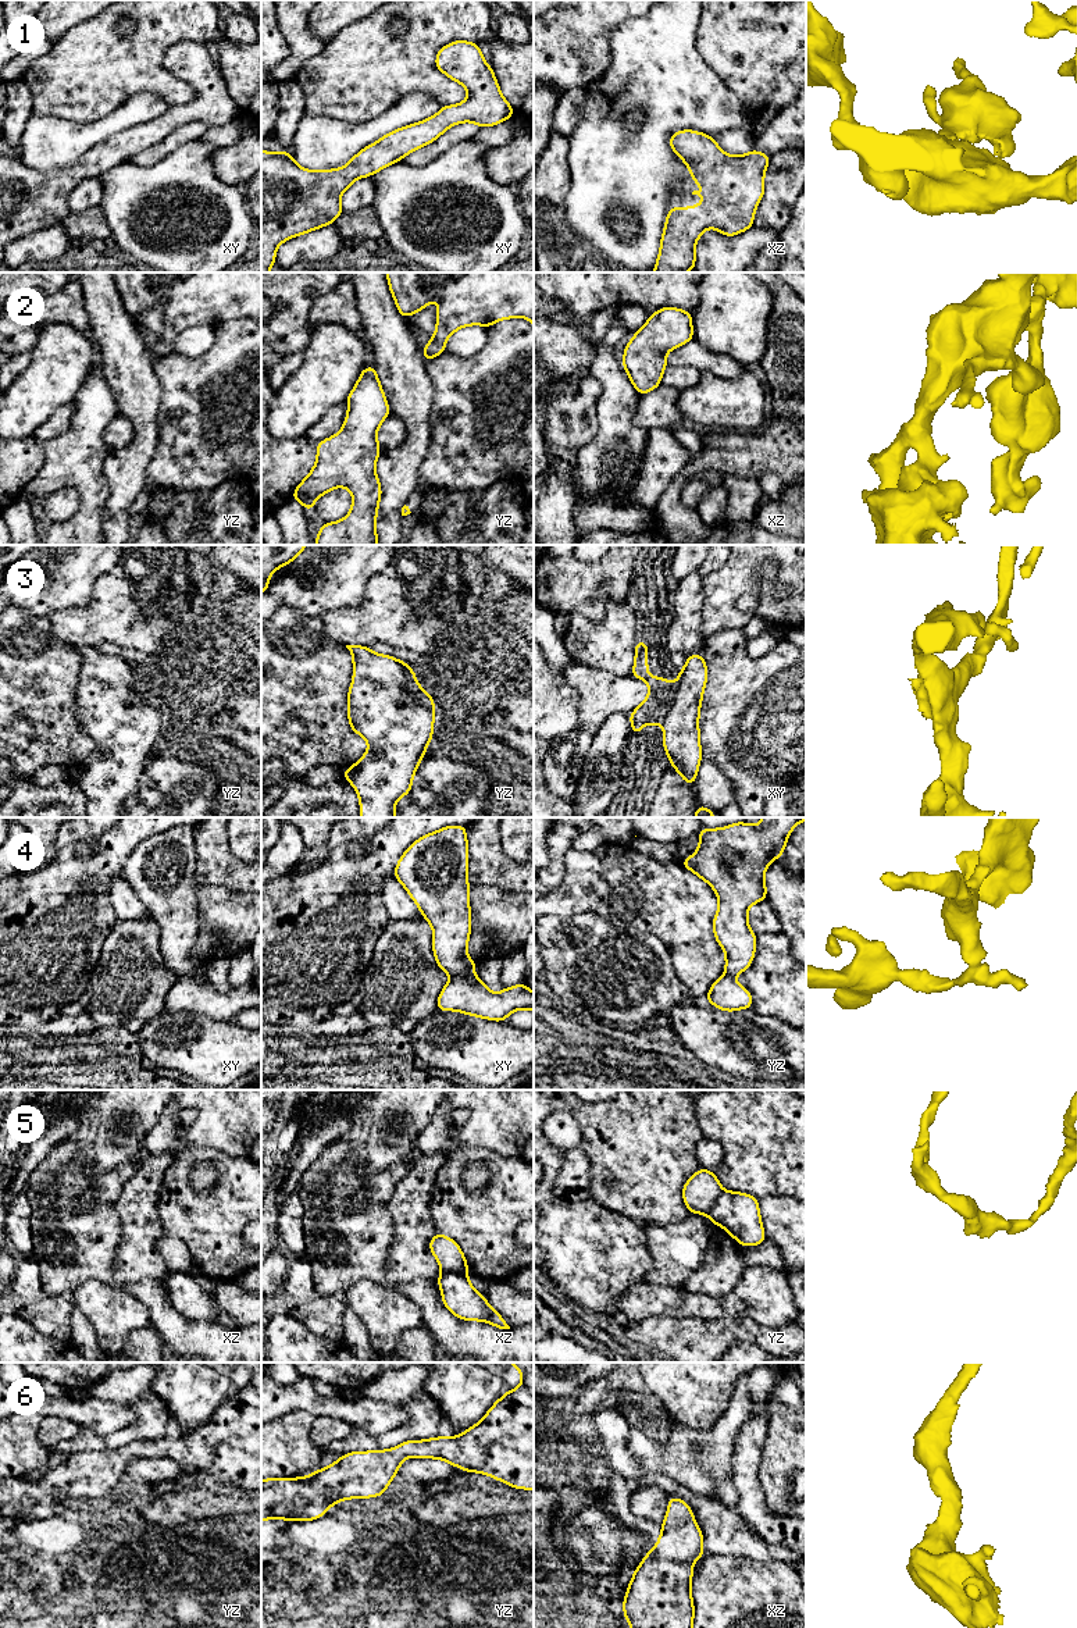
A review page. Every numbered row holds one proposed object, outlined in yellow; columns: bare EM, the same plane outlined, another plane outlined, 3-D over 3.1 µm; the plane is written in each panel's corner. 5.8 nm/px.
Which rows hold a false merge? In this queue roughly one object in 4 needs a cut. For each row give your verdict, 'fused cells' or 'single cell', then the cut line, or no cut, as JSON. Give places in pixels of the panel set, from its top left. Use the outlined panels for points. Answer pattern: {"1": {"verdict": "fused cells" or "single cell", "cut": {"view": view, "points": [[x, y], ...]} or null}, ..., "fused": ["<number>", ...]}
{"1": {"verdict": "single cell", "cut": null}, "2": {"verdict": "single cell", "cut": null}, "3": {"verdict": "single cell", "cut": null}, "4": {"verdict": "fused cells", "cut": {"view": "xy", "points": [[473, 972], [452, 978]]}}, "5": {"verdict": "fused cells", "cut": {"view": "xz", "points": [[442, 1272], [462, 1272], [466, 1275]]}}, "6": {"verdict": "single cell", "cut": null}, "fused": ["4", "5"]}

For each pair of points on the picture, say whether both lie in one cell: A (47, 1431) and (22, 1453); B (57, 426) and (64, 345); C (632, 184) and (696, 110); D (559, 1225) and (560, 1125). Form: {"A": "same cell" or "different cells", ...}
{"A": "different cells", "B": "different cells", "C": "same cell", "D": "different cells"}

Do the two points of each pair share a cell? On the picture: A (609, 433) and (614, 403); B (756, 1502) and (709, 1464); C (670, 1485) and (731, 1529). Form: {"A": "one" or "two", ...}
{"A": "one", "B": "two", "C": "one"}

